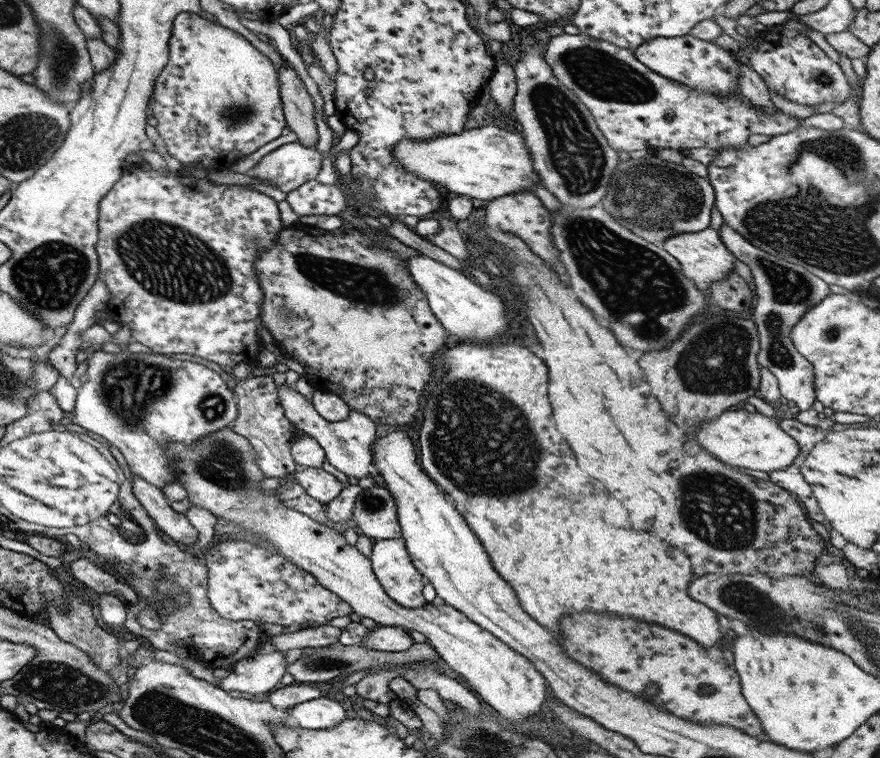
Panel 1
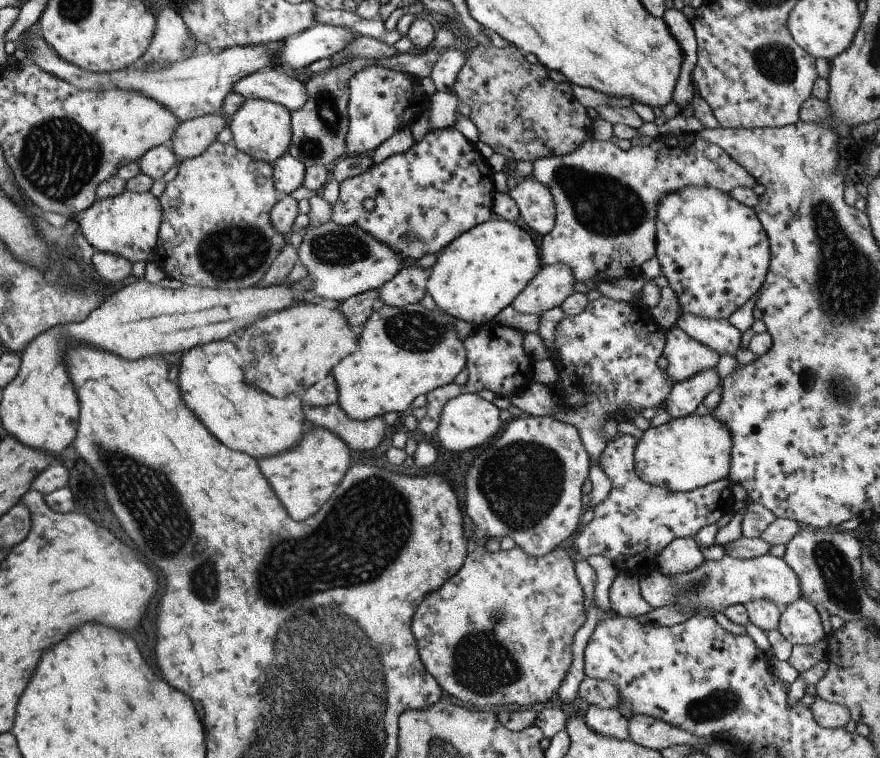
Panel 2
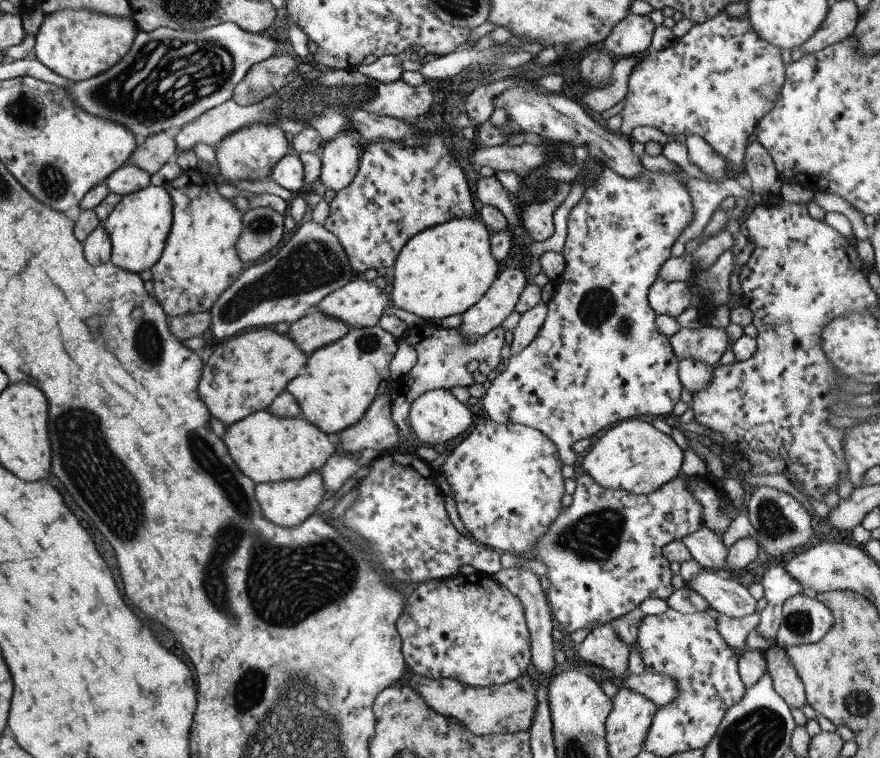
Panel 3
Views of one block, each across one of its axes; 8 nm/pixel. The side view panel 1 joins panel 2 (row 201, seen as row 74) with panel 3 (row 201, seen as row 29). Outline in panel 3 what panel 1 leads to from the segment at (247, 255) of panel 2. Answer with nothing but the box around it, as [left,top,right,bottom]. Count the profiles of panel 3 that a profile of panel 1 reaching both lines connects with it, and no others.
[150,168,246,320]

